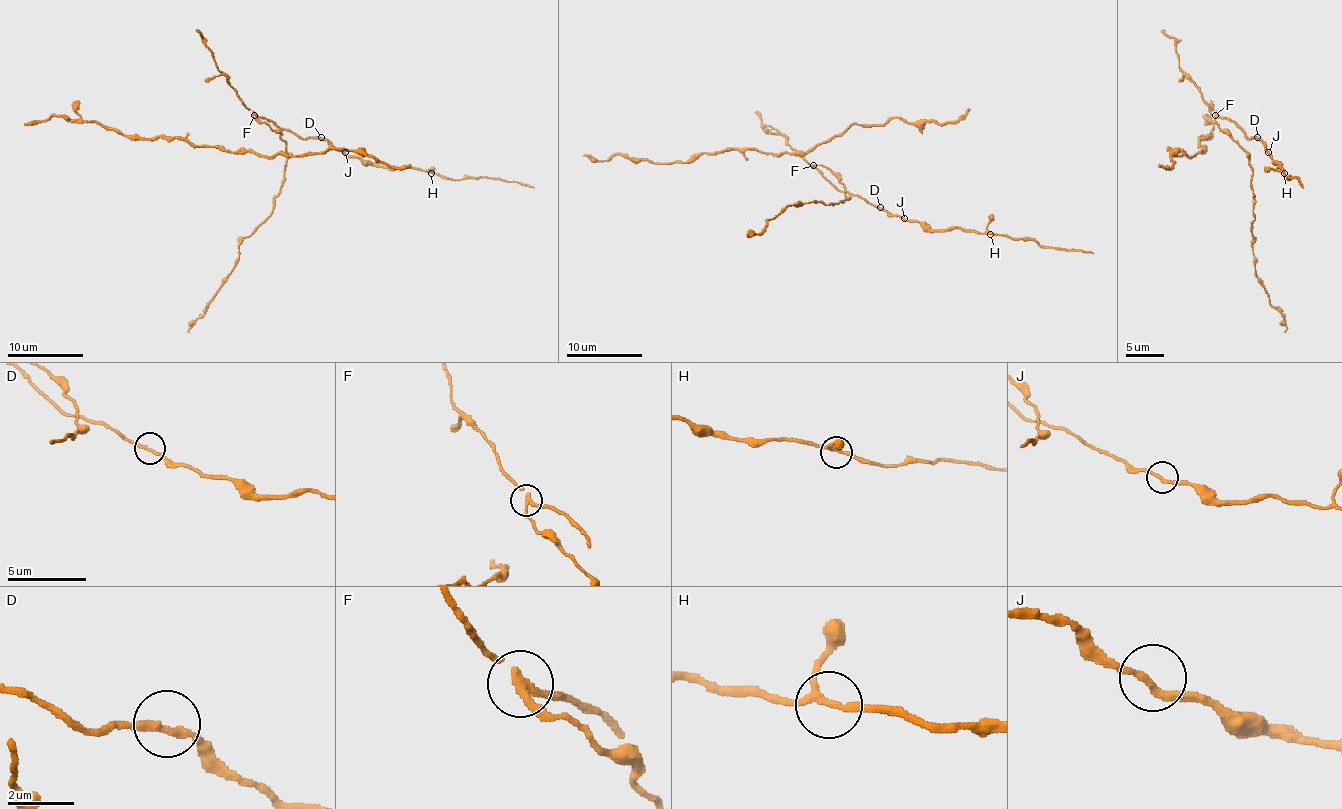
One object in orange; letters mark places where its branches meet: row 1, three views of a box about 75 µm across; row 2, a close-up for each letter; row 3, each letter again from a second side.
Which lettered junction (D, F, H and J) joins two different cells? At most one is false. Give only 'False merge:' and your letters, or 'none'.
False merge: F

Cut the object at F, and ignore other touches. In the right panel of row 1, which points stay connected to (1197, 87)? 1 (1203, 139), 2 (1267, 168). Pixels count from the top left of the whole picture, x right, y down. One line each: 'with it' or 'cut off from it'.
1: with it
2: with it

